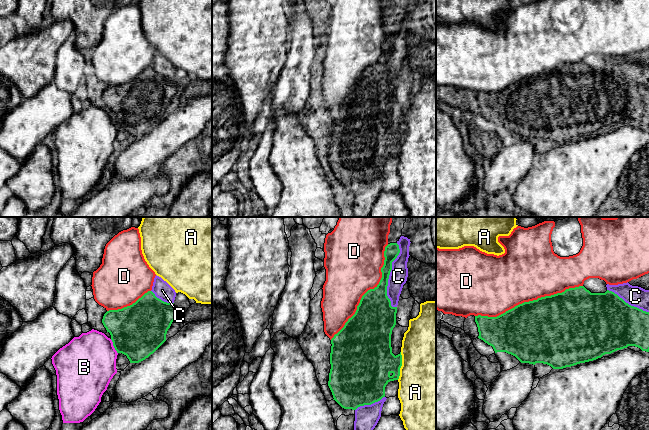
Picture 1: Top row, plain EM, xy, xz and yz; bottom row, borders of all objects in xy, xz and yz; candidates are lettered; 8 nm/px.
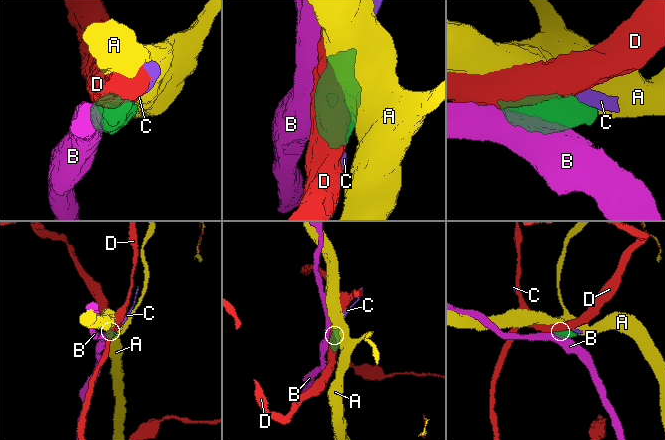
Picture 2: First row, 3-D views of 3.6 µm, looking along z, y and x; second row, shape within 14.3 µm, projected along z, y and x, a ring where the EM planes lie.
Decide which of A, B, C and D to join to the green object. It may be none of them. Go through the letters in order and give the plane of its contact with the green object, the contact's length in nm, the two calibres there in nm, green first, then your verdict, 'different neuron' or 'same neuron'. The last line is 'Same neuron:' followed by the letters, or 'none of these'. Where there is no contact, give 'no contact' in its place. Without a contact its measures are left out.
A: xz | 220 nm | 360/500 nm | different neuron
B: xy | 130 nm | 420/440 nm | different neuron
C: xz | 500 nm | 220/140 nm | same neuron
D: yz | 900 nm | 500/480 nm | different neuron
Same neuron: C

